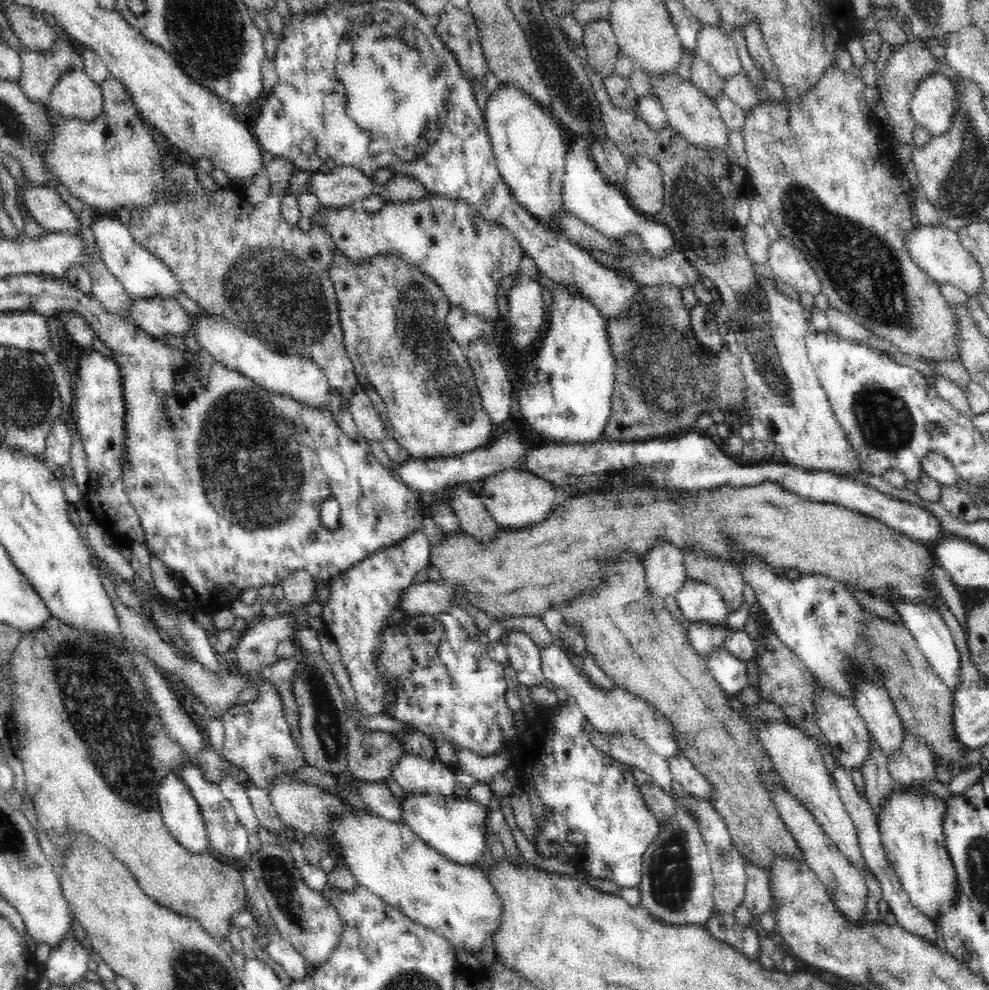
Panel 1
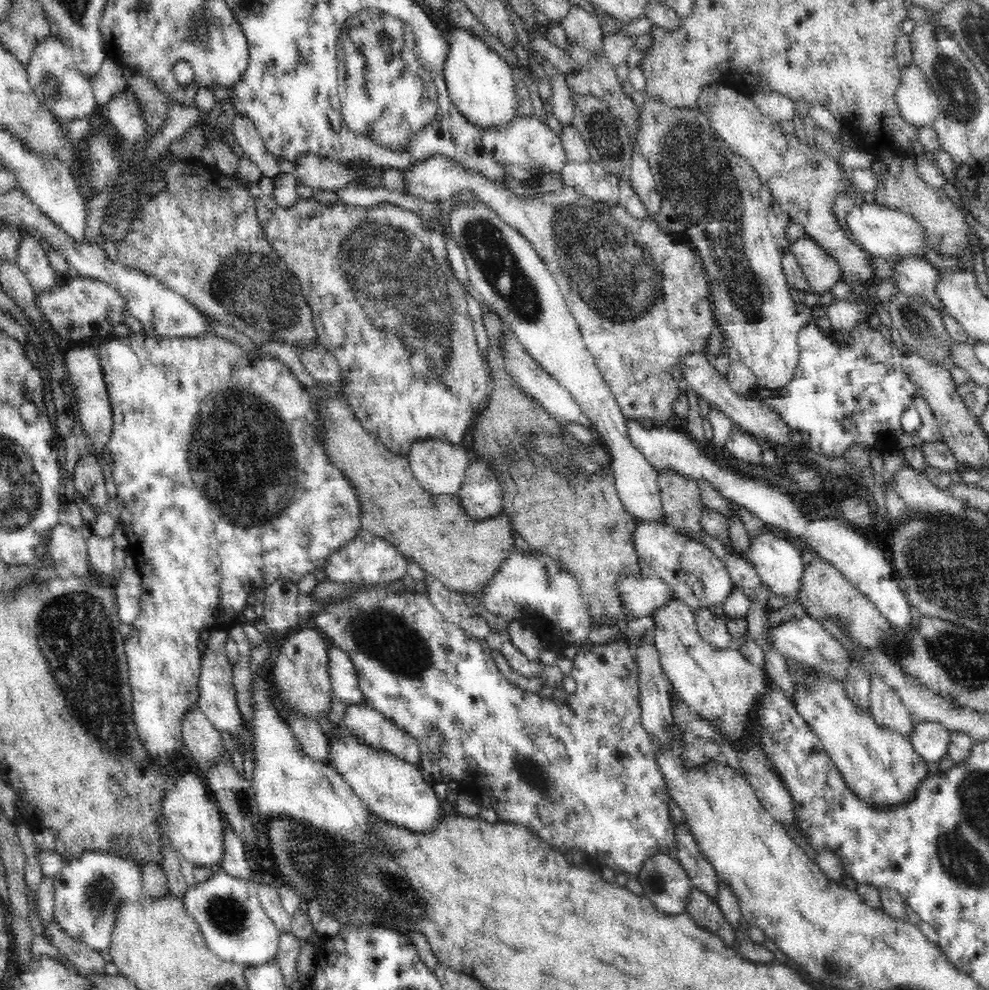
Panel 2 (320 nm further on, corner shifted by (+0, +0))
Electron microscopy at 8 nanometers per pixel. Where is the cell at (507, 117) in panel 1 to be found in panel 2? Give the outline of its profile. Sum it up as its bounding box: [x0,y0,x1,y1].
[443,26,522,133]

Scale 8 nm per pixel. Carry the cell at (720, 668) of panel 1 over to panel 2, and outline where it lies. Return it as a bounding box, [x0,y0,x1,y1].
[694,608,739,650]

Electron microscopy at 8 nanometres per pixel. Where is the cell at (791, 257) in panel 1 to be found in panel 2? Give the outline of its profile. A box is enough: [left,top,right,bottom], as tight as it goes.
[790,236,841,295]

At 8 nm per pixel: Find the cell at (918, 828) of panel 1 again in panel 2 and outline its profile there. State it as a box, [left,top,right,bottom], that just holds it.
[794,669,930,810]

